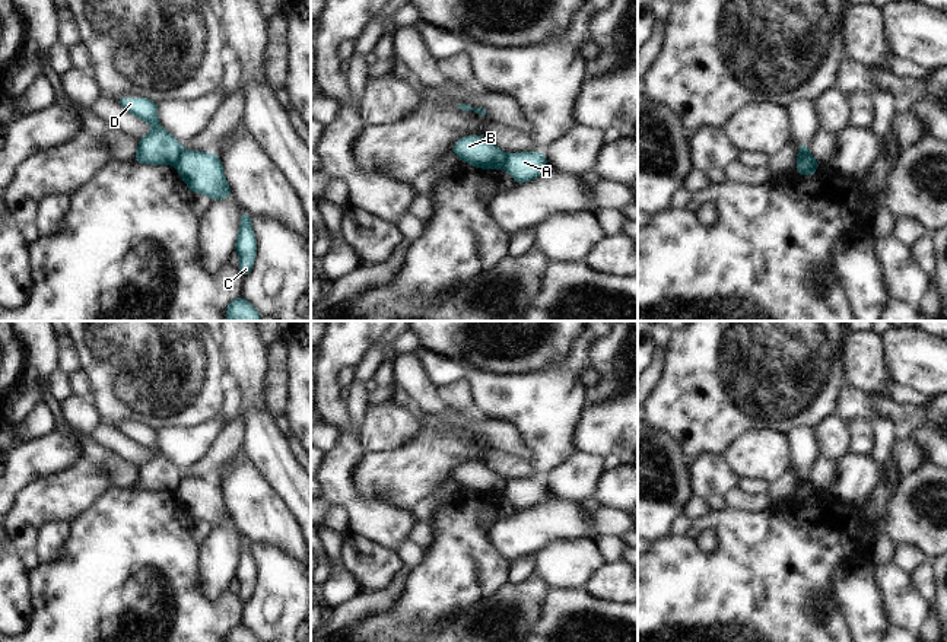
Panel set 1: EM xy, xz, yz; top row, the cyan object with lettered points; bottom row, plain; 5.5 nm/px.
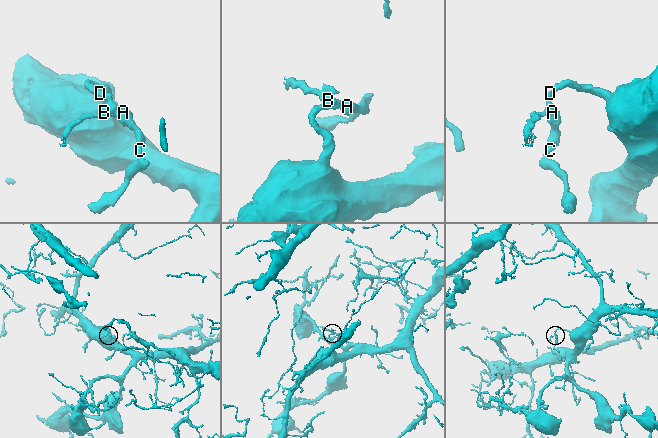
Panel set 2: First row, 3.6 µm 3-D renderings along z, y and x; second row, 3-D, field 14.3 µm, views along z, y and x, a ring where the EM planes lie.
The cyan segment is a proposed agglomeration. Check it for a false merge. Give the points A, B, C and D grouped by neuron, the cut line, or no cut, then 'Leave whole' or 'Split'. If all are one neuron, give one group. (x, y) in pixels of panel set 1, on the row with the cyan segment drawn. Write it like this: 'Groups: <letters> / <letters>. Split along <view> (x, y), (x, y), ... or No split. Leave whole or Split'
Groups: A C / B D. Split along xy (181, 149), (180, 158), (174, 164). Split.

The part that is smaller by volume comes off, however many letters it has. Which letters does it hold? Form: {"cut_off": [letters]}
{"cut_off": ["A", "C"]}

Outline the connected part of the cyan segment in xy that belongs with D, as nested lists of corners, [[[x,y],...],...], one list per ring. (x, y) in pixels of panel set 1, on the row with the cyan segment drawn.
[[[118,98],[115,102],[124,107],[131,115],[153,125],[153,130],[139,140],[139,149],[133,160],[152,165],[175,165],[179,159],[182,144],[159,125],[158,104],[146,98]]]

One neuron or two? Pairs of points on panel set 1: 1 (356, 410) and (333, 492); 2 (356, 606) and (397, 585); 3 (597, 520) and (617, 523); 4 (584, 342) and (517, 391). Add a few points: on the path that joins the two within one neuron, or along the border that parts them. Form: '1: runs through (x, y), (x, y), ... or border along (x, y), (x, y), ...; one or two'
1: border along (345, 401), (349, 428), (358, 434); two
2: runs through (366, 603), (381, 601), (387, 596); one
3: runs through (601, 521), (613, 523); one
4: runs through (574, 361), (543, 391), (536, 391); one

